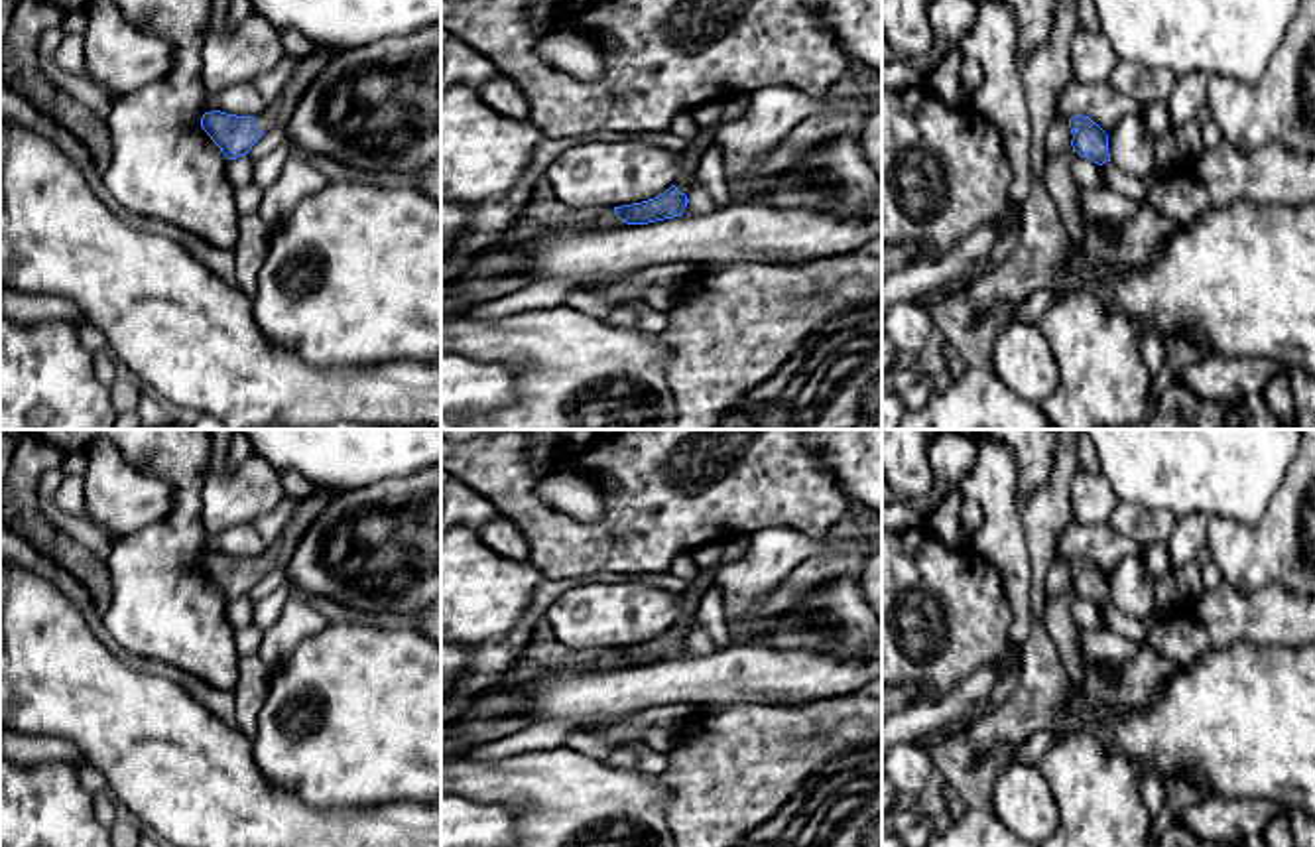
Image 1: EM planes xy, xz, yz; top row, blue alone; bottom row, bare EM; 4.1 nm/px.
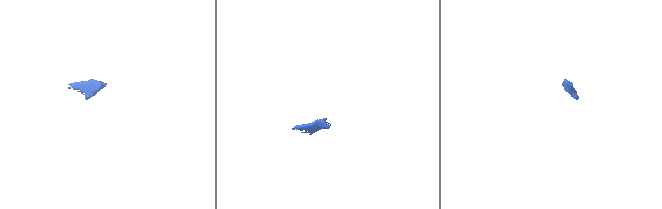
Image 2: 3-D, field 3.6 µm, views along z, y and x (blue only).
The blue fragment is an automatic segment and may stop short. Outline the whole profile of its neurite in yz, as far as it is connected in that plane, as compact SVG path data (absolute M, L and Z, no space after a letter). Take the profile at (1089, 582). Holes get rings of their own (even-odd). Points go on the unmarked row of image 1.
M1077 555L1069 559L1069 569L1073 575L1073 593L1093 601L1098 607L1110 603L1108 575L1096 563L1089 557Z

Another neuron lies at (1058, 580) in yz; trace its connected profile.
M1053 555L1051 565L1045 573L1045 595L1047 597L1061 597L1065 593L1071 593L1073 575L1069 569L1069 559L1061 557L1061 555Z

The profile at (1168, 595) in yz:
M1175 571L1165 573L1156 579L1156 617L1167 617L1177 603L1181 601L1181 593L1177 589Z

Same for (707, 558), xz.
M722 540L709 542L697 550L693 550L691 555L693 555L697 569L699 569L697 577L705 577L720 565Z

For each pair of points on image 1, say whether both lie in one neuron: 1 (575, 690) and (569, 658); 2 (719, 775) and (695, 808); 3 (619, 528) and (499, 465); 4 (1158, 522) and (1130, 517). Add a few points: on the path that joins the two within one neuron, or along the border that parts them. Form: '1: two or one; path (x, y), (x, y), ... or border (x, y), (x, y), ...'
1: two; border (619, 668), (544, 668), (526, 678)
2: one; path (719, 782), (703, 800)
3: one; path (587, 534), (558, 534), (520, 497)
4: one; path (1152, 522), (1136, 522)

